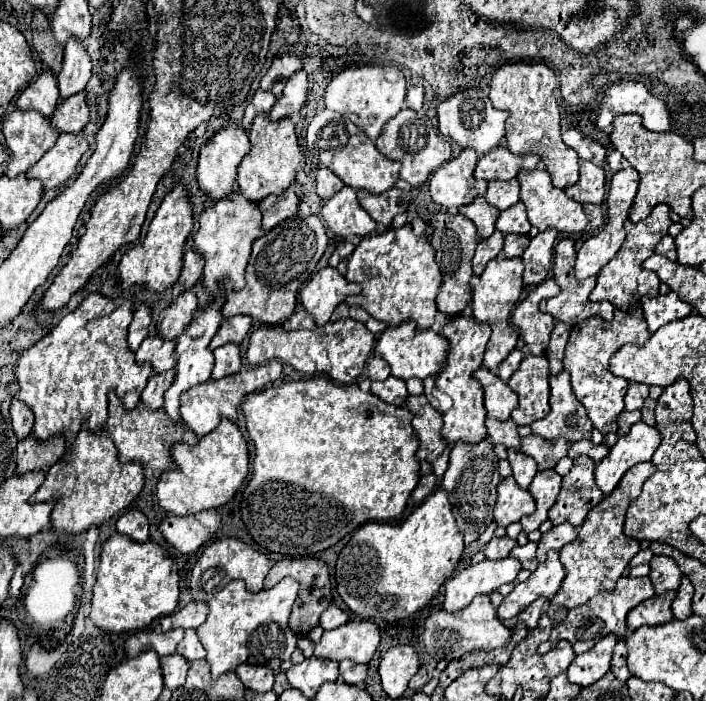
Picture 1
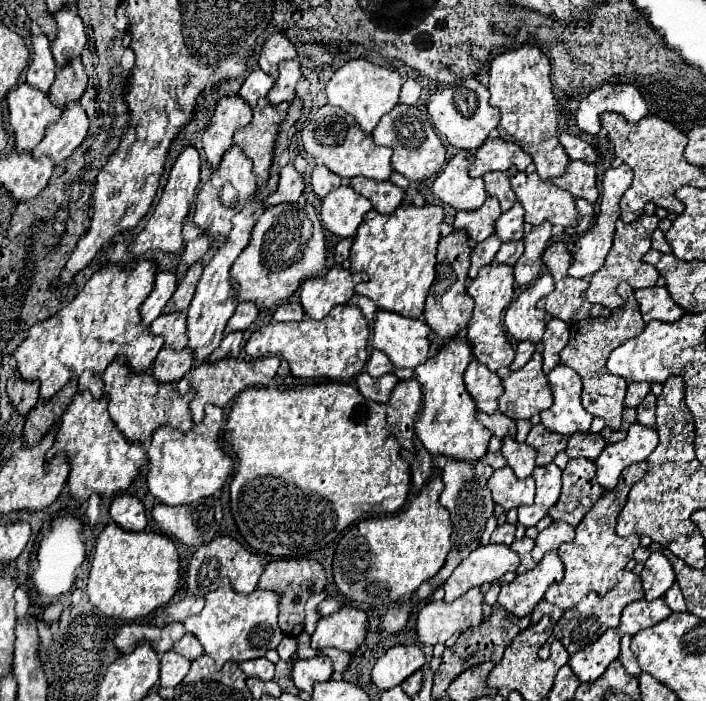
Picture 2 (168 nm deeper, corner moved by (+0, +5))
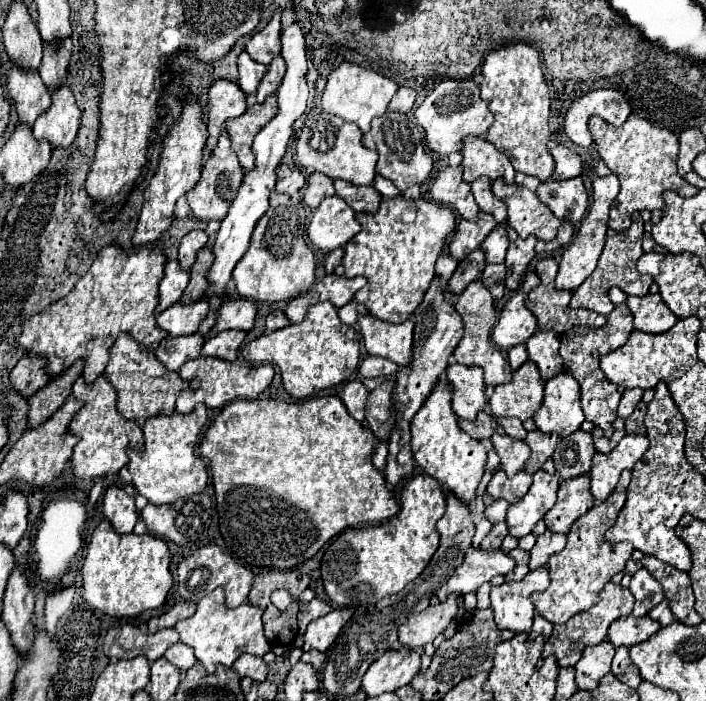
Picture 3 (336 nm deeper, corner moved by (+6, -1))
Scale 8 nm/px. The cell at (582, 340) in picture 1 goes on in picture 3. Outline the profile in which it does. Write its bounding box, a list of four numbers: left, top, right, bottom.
[561,304,633,434]

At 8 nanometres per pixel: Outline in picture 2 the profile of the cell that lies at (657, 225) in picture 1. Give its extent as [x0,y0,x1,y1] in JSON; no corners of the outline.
[585,204,659,310]

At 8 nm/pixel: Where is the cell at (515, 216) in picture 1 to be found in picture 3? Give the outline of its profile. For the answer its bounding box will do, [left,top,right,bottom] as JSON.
[481,224,509,264]

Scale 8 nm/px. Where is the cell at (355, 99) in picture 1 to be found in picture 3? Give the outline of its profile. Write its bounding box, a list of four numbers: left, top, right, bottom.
[321,64,397,132]

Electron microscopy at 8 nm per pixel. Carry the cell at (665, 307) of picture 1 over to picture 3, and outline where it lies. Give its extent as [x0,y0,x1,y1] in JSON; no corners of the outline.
[627,294,677,334]

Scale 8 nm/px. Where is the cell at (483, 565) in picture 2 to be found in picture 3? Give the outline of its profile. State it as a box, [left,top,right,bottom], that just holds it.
[437,548,515,602]

